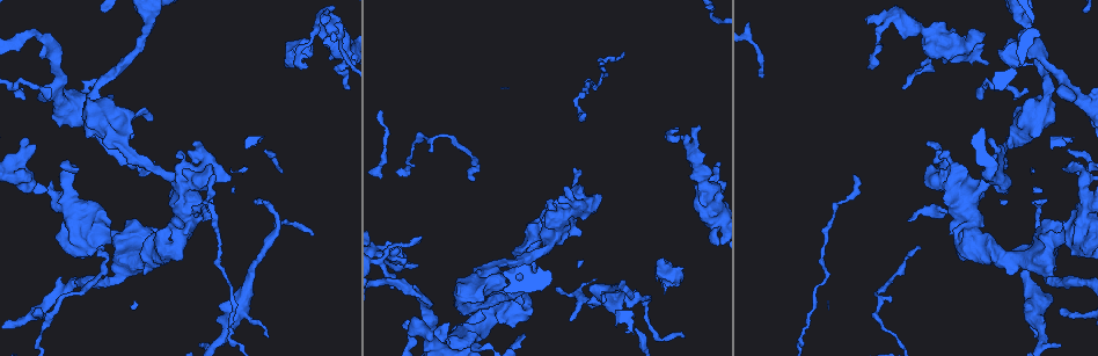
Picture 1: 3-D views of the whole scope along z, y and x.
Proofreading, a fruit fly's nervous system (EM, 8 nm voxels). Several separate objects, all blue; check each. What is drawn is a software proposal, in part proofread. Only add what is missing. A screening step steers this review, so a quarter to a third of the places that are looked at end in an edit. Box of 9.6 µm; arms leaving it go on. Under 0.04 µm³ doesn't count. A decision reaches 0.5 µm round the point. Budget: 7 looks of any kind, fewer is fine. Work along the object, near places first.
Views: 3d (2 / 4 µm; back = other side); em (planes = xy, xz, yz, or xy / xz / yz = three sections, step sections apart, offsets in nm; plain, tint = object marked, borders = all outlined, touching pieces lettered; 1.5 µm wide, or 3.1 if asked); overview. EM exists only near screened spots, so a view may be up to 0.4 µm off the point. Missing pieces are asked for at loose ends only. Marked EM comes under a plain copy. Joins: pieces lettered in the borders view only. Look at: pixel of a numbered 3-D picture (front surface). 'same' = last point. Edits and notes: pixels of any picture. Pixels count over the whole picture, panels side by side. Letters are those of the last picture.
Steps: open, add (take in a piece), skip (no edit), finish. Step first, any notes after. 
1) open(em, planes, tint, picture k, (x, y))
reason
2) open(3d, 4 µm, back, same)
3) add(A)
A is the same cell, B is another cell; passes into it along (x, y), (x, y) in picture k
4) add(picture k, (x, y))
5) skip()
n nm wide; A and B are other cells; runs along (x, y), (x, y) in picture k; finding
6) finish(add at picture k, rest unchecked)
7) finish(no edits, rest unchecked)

open(3d, 4 µm, picture 1, (869, 18))
tapers out

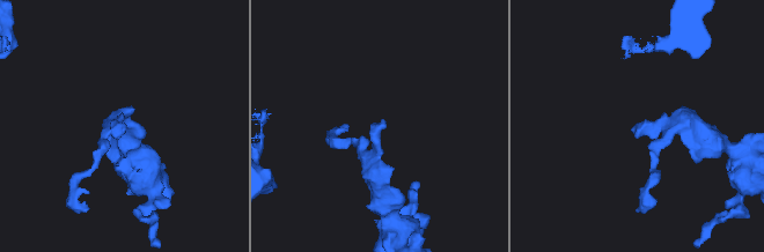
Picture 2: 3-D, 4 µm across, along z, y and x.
open(em, planes, borders, picture 2, (124, 132))
now the EM

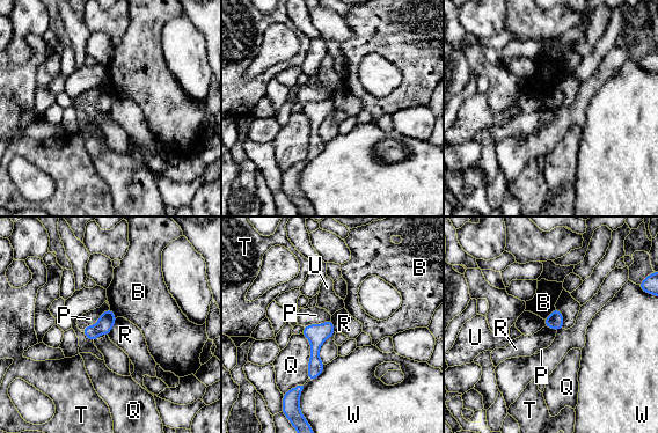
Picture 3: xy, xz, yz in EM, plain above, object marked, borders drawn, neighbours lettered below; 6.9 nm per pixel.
skip()
120 nm wide; B, P, Q, R, T, U and W are other cells; runs along (329, 323), (316, 337), (309, 376) in picture 3; none of them fits

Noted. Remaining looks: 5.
open(em, planes, borders, picture 1, (195, 147))
an open end

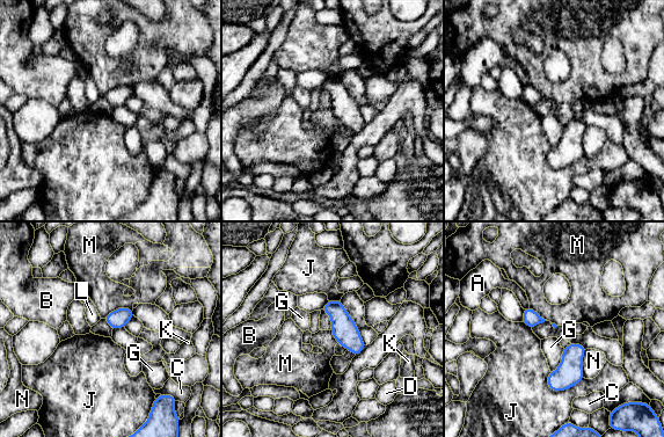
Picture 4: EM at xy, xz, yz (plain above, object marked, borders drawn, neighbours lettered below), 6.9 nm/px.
skip()
J touches over 280 nm; A, B, C, D, G, J, K, L, M and N are other cells; border along (563, 348), (560, 364), (551, 372) in picture 4; none of them fits

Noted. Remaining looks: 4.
open(em, xz, step 8, tint, picture 1, (1068, 167))
free end

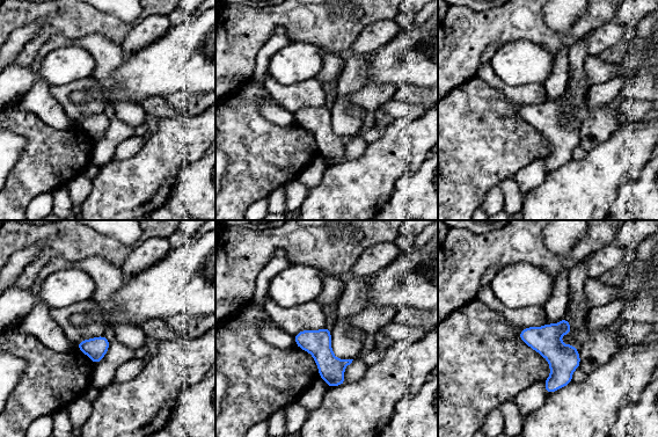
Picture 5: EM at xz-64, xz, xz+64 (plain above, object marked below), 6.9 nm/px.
open(em, planes, borders, same)

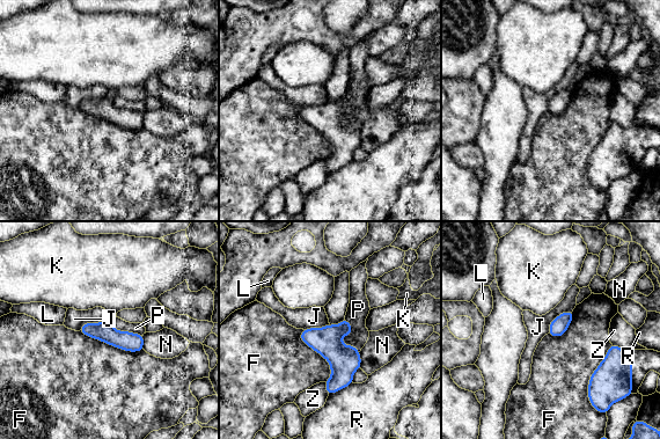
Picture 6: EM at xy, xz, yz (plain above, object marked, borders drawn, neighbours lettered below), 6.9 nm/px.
skip()
F, J, K, L, N, P, R and Z are other cells; runs along (83, 328), (105, 331), (140, 346) in picture 6; no lettered piece goes on from it

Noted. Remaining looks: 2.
finish(no edits, rest unchecked)

